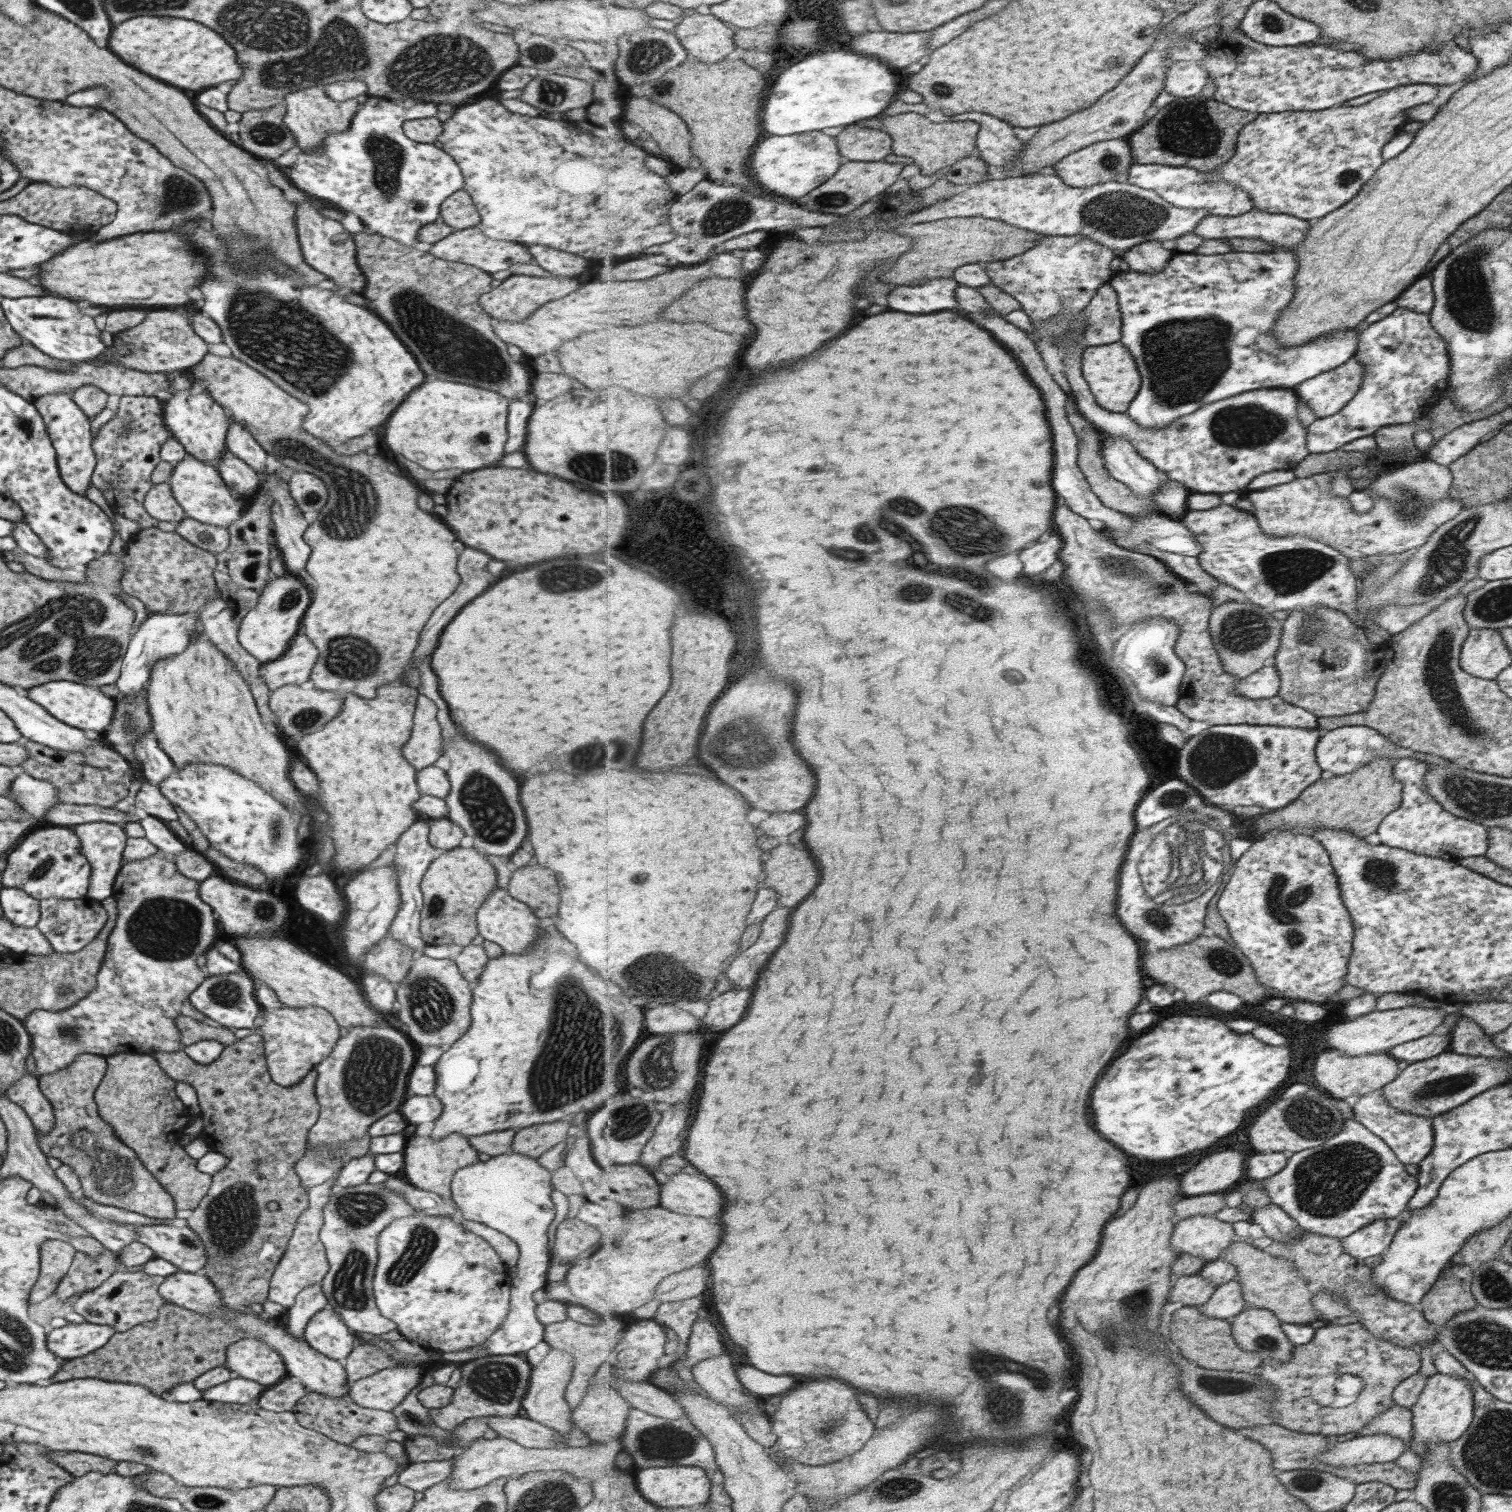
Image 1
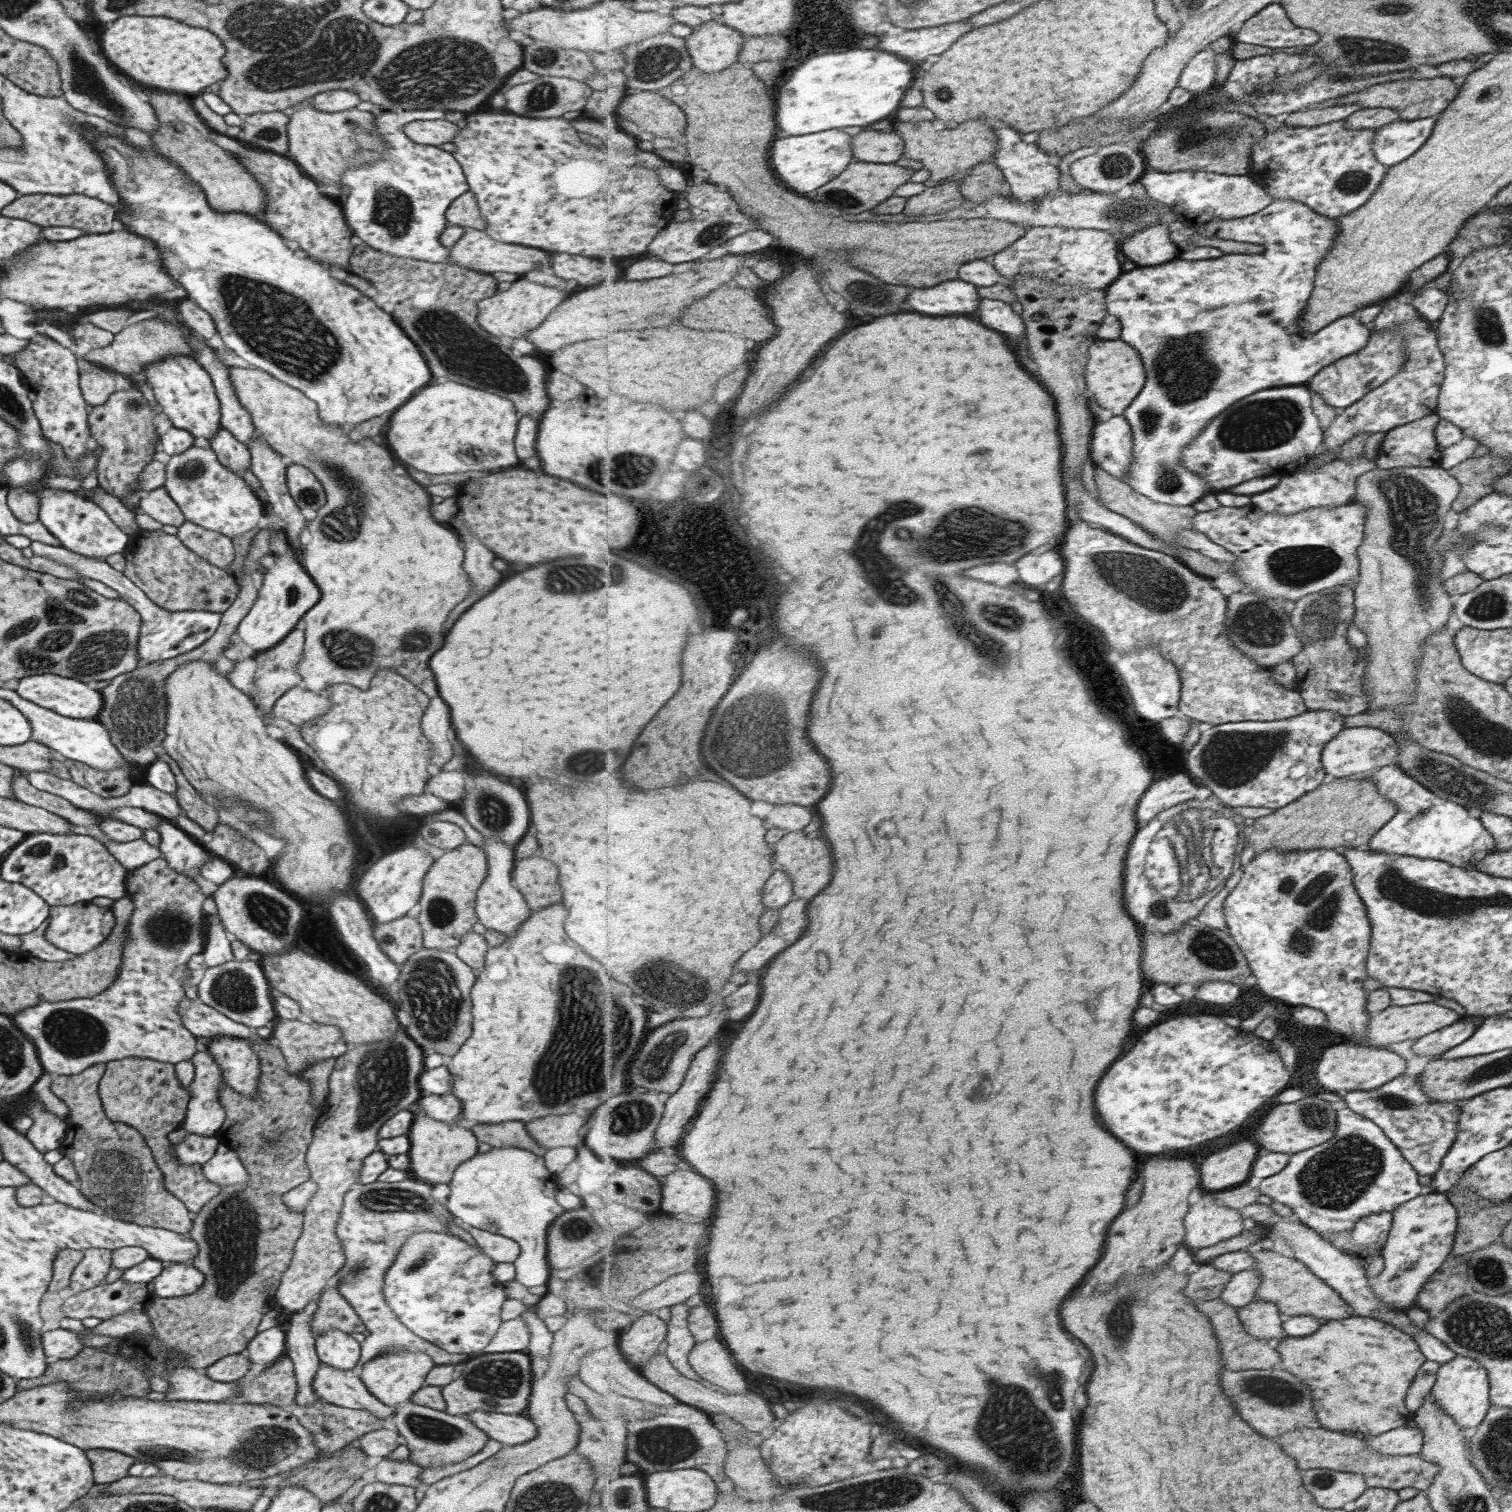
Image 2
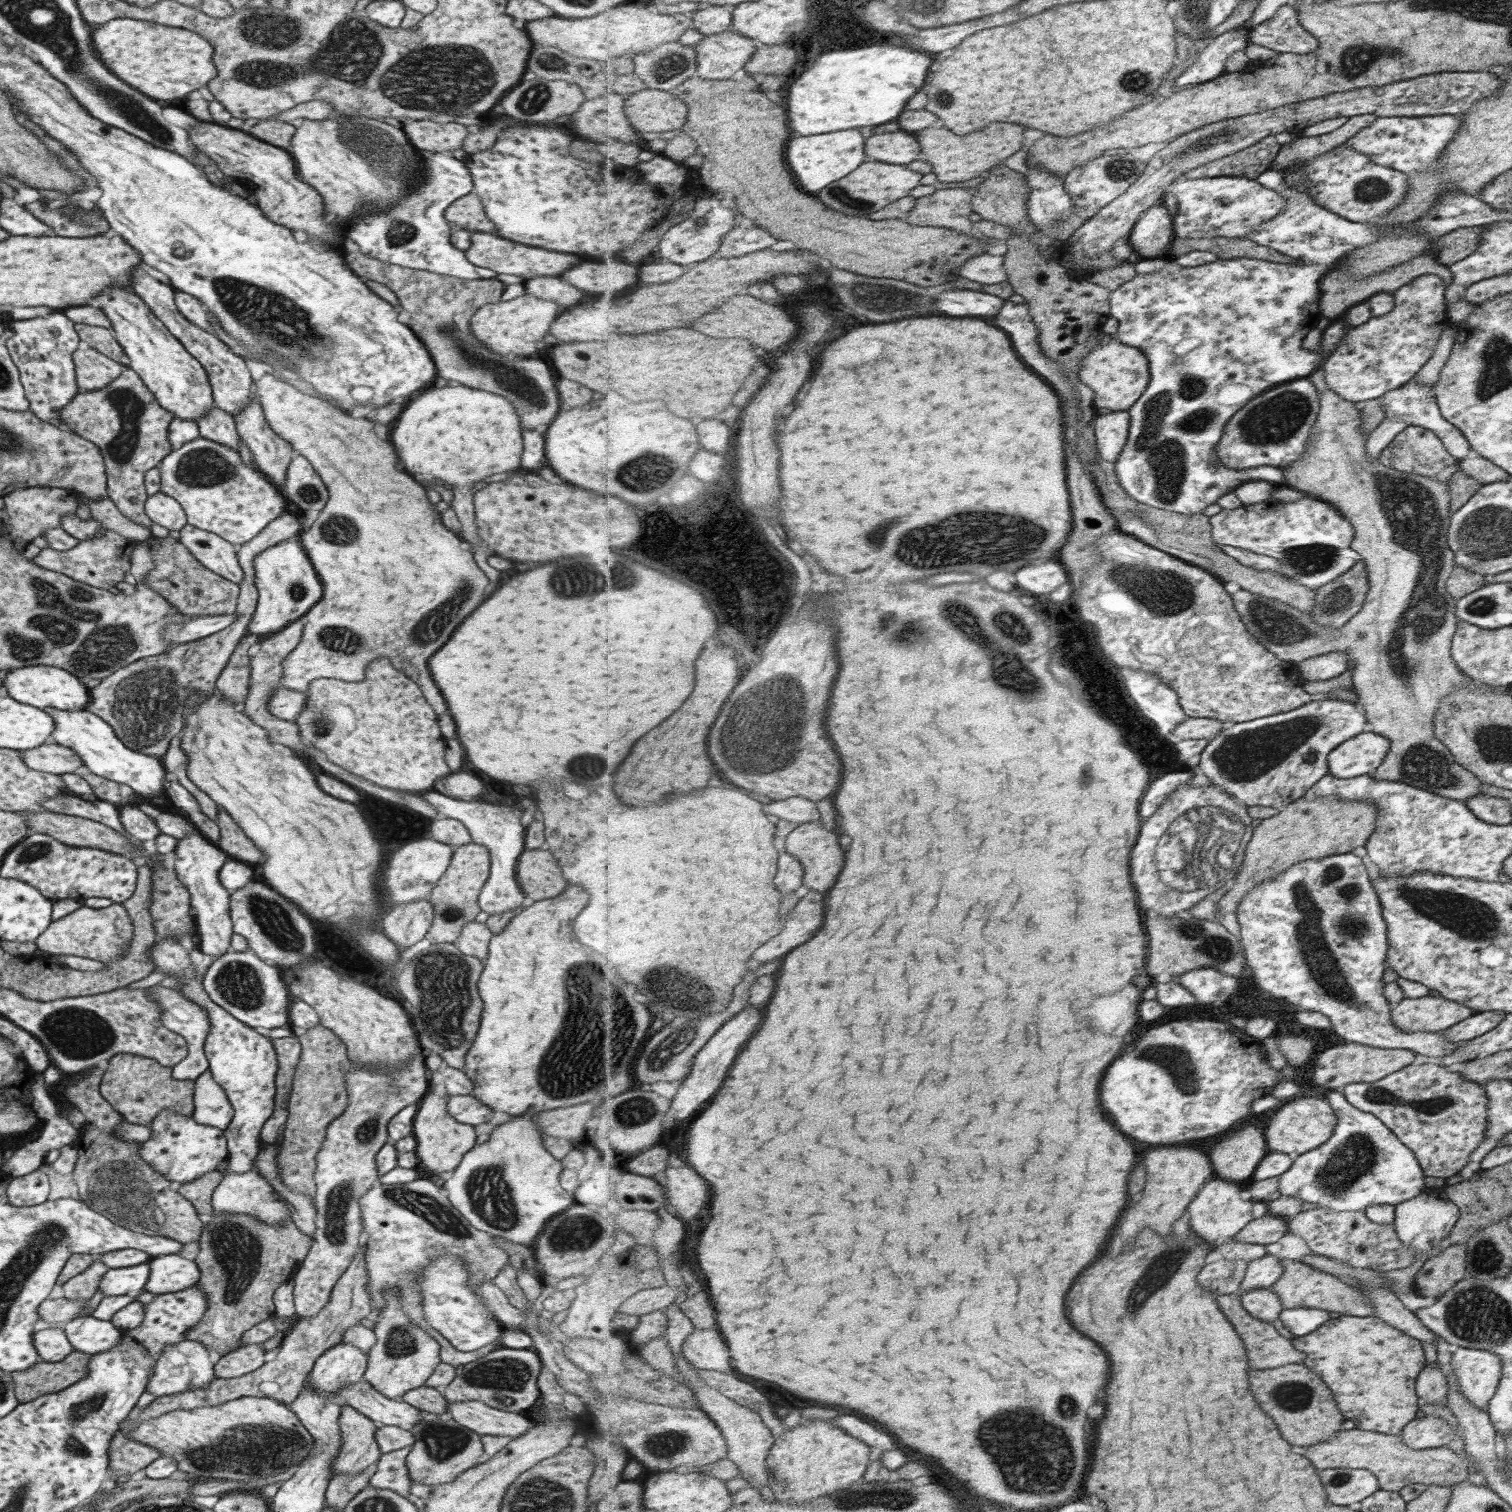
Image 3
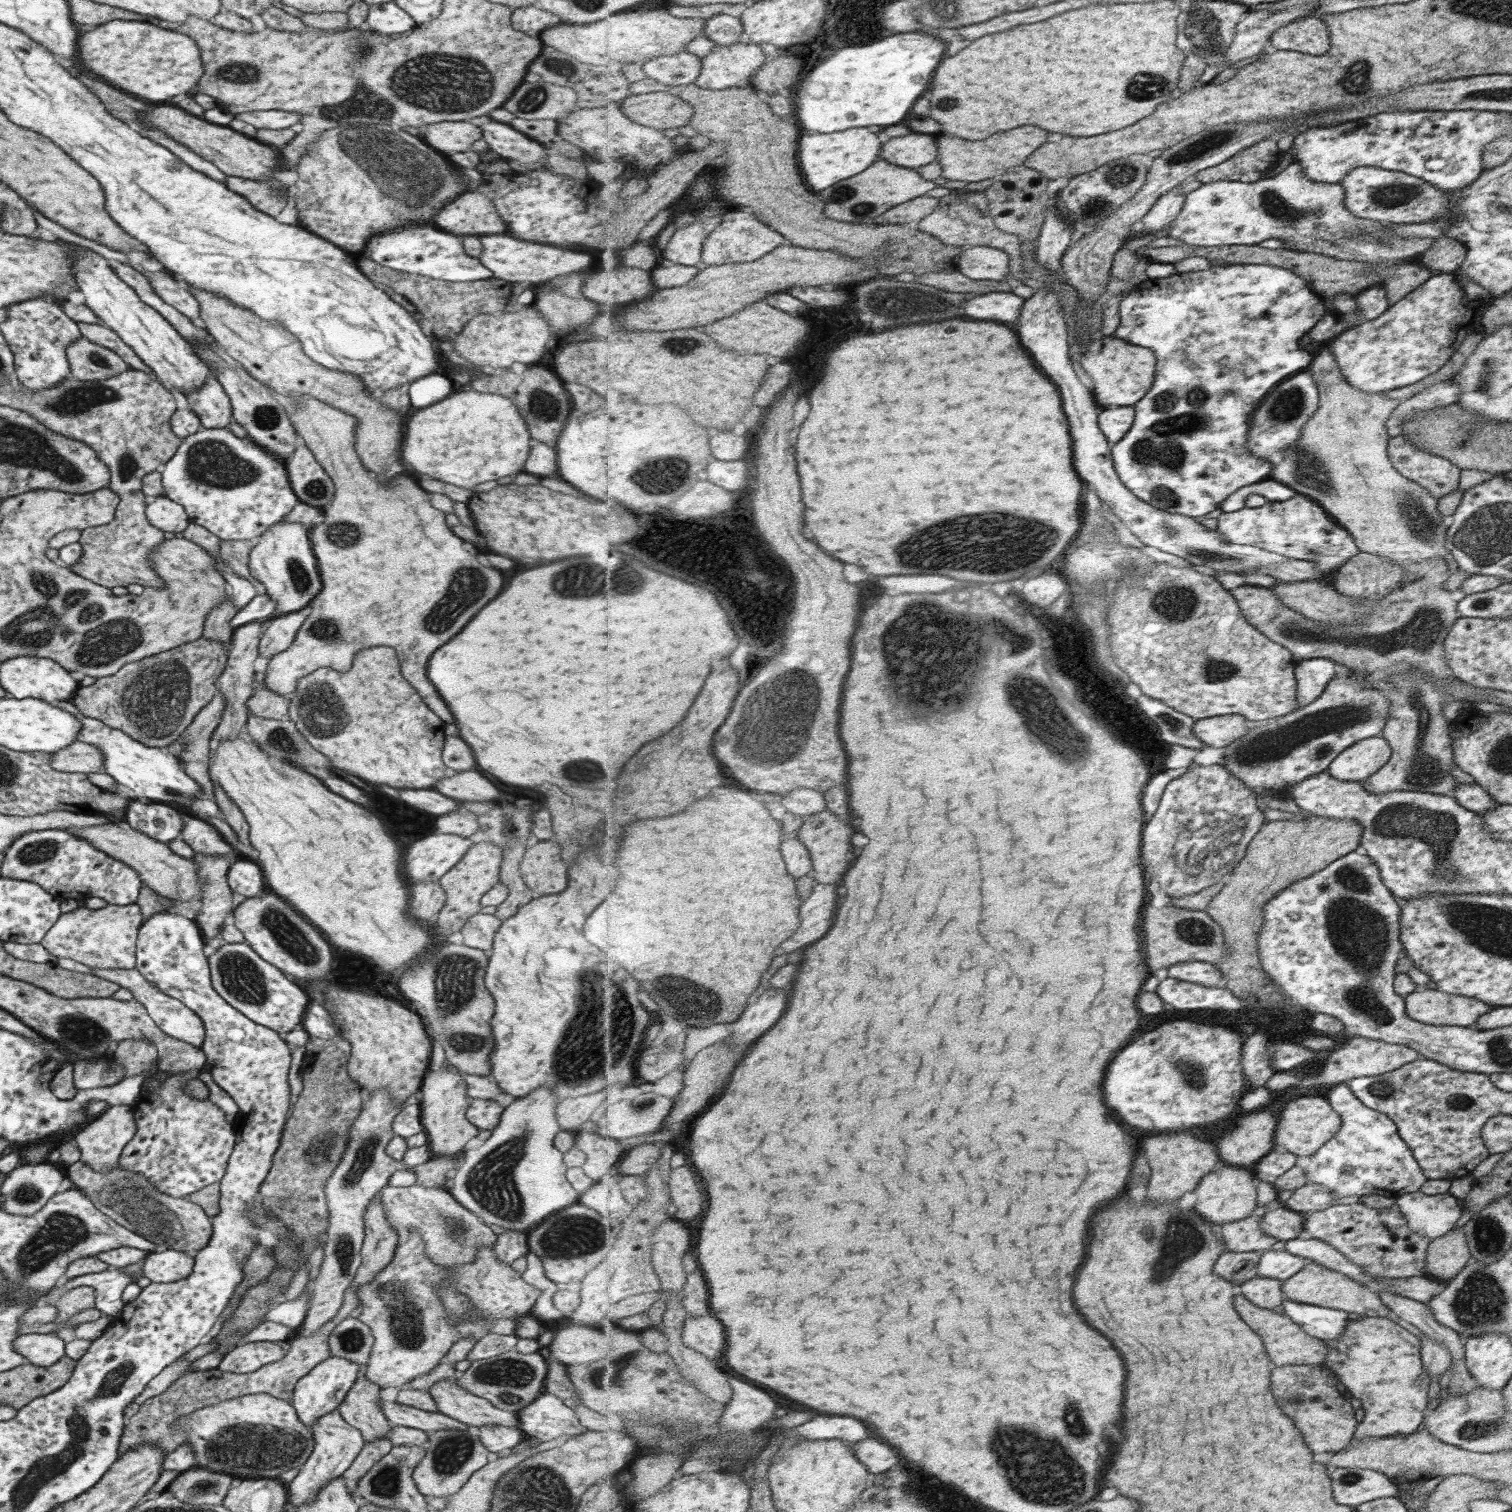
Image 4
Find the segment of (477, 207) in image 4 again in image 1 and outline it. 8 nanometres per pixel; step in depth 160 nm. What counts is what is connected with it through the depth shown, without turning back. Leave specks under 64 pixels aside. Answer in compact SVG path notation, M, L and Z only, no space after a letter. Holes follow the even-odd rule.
M463 189L450 194L440 204L438 220L455 230L475 227L479 224L479 219L476 206Z

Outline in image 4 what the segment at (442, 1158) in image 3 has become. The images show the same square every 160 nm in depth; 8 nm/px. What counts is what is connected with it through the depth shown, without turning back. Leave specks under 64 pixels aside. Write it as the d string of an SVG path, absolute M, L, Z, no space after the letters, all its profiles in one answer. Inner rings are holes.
M443 1064L443 1067L437 1071L424 1073L420 1087L417 1090L417 1097L420 1106L420 1123L423 1131L427 1135L427 1146L430 1148L433 1156L447 1156L463 1153L463 1146L467 1140L471 1140L477 1134L478 1128L473 1126L465 1116L465 1111L469 1106L469 1097L466 1095L466 1082L464 1076L457 1069L451 1070L450 1066Z

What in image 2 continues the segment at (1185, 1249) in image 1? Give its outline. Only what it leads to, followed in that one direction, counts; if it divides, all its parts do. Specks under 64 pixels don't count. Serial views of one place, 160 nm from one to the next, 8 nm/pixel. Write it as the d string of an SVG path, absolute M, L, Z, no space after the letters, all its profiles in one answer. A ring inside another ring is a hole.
M1217 1192L1203 1193L1203 1198L1190 1209L1186 1217L1186 1239L1183 1245L1192 1252L1214 1247L1225 1240L1242 1235L1245 1228L1239 1209L1225 1208L1215 1200Z

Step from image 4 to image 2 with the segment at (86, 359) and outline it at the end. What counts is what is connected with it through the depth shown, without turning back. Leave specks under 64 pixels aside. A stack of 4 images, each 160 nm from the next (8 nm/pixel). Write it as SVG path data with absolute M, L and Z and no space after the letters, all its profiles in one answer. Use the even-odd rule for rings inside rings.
M90 364L89 372L78 374L78 387L83 400L91 407L101 404L114 391L115 372Z

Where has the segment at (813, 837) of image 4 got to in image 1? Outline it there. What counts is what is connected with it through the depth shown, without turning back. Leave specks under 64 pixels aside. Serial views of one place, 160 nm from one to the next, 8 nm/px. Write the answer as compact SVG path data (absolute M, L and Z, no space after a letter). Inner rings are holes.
M781 840L780 844L768 853L768 856L764 863L765 885L779 893L779 906L783 908L799 906L817 888L821 878L821 872L813 854L805 848L795 848L795 844Z

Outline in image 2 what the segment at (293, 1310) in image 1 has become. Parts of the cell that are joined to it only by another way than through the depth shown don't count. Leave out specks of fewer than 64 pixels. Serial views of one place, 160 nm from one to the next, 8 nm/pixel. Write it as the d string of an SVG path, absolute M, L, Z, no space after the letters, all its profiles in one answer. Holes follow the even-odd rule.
M312 1300L303 1310L293 1312L289 1328L284 1334L285 1353L291 1359L297 1385L294 1396L296 1404L310 1404L319 1399L312 1389L312 1376L315 1376L320 1362L314 1349L314 1335L308 1325L316 1308L316 1301Z

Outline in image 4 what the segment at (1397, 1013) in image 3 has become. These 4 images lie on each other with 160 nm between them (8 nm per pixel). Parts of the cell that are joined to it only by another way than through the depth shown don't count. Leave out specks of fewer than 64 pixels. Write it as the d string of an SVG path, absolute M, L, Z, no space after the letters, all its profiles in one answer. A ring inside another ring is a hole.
M1431 989L1416 990L1406 999L1408 1017L1435 1026L1469 1027L1492 1008L1479 999Z

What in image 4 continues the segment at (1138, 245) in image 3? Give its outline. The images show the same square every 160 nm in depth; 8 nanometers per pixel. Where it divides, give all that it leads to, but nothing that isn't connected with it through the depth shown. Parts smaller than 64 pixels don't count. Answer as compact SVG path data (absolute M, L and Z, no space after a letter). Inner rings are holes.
M1183 183L1159 197L1151 210L1142 218L1140 225L1150 232L1165 229L1169 222L1177 221L1185 210L1186 194L1181 194Z

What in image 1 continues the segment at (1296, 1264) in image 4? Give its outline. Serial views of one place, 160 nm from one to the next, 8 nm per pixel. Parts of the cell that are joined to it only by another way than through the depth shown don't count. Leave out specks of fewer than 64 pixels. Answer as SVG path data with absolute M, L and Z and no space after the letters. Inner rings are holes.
M1238 1279L1219 1285L1214 1295L1201 1306L1207 1316L1228 1320L1233 1320L1247 1307L1243 1287Z

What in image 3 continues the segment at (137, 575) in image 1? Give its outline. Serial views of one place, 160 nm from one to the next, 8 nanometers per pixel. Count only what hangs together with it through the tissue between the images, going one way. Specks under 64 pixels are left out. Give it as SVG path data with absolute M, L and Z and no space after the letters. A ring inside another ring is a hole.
M169 536L156 538L151 546L153 570L149 570L143 583L172 604L182 615L217 616L233 615L236 609L239 587L230 580L207 570L178 541Z

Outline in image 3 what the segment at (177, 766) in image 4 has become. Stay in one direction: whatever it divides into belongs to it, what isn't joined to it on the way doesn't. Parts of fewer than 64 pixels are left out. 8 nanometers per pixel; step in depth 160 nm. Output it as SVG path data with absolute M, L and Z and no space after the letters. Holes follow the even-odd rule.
M46 707L44 711L53 722L53 732L47 742L59 744L75 752L79 760L96 776L111 780L132 789L132 793L139 796L163 796L163 785L169 780L160 758L145 756L126 748L113 733L113 730L95 713L81 710L59 710Z

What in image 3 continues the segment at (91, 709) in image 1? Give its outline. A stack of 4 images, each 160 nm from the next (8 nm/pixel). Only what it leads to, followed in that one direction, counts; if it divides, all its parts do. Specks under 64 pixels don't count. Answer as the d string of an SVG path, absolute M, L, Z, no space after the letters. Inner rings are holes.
M33 665L12 668L2 673L2 685L9 698L40 709L51 707L59 710L81 710L86 707L89 700L88 688L84 683L66 670L53 666Z

